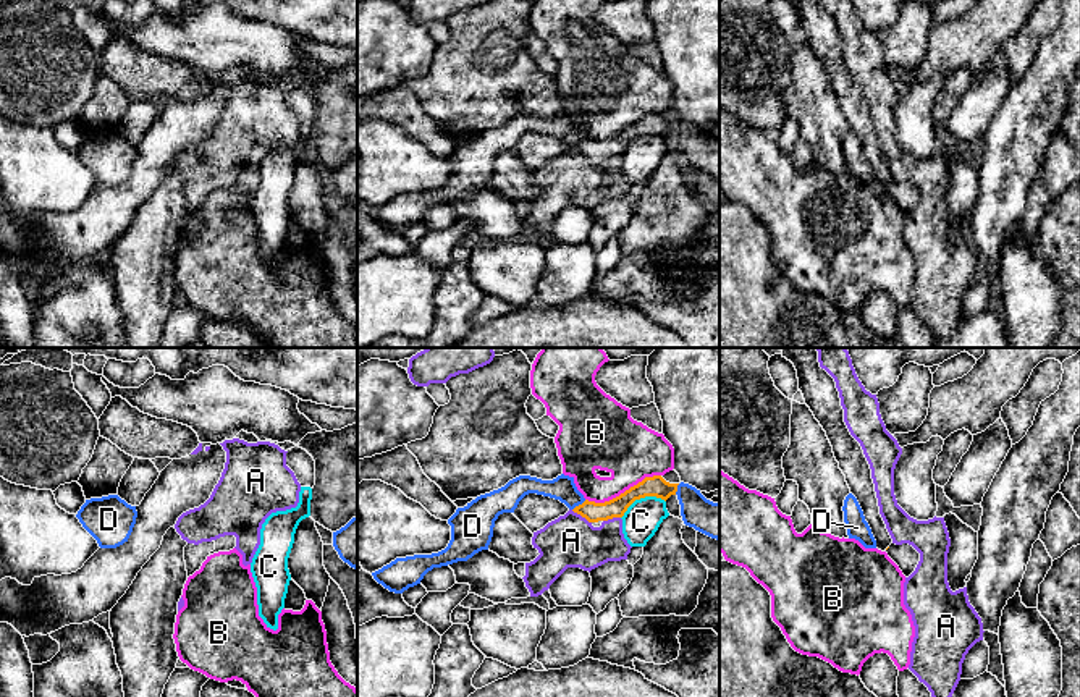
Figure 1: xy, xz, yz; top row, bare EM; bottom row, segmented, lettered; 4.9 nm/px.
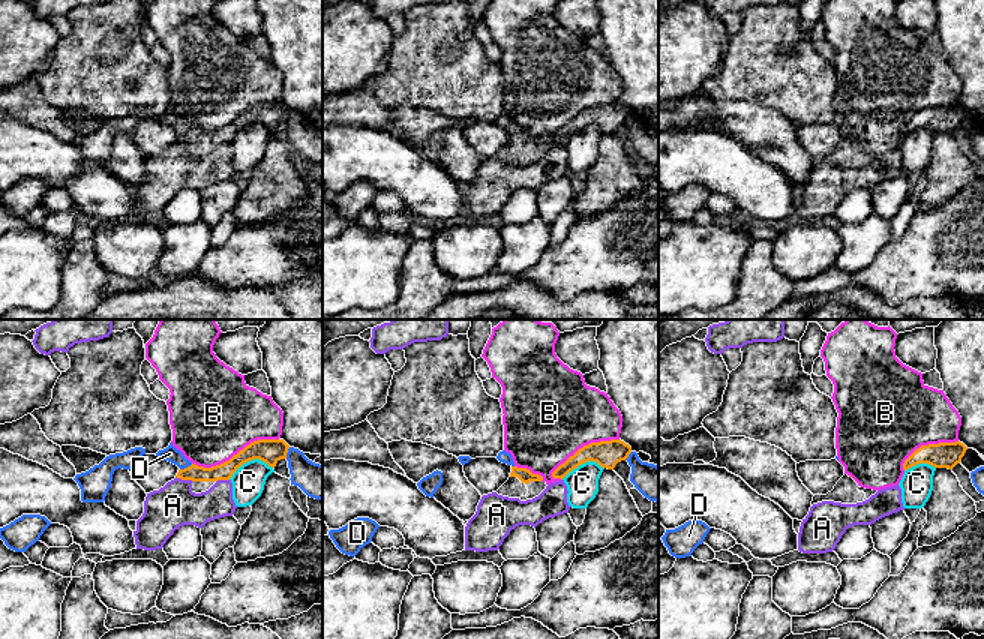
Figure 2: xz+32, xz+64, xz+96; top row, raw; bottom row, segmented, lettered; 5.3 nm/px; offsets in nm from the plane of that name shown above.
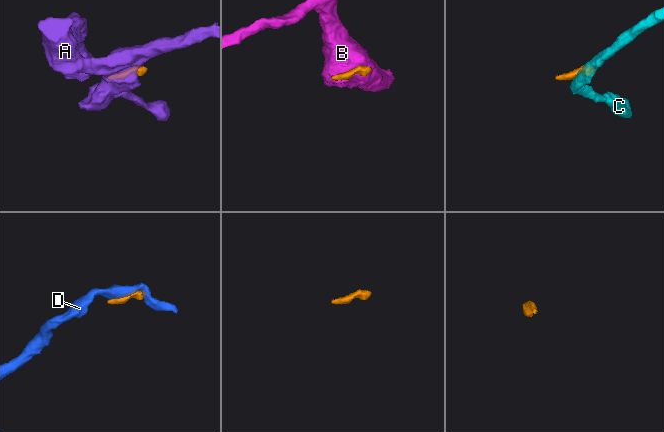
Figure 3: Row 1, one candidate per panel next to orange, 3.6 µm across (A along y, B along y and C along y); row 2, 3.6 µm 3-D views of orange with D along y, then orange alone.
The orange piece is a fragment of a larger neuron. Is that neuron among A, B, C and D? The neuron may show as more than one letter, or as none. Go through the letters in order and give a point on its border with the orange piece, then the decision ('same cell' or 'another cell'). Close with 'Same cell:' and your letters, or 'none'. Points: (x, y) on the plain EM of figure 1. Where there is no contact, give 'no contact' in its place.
A: meets orange in xz at (581, 152); another cell
B: meets orange in xz at (624, 130); another cell
C: meets orange in xz at (641, 135); another cell
D: meets orange in xz at (579, 143); another cell
Same cell: none

